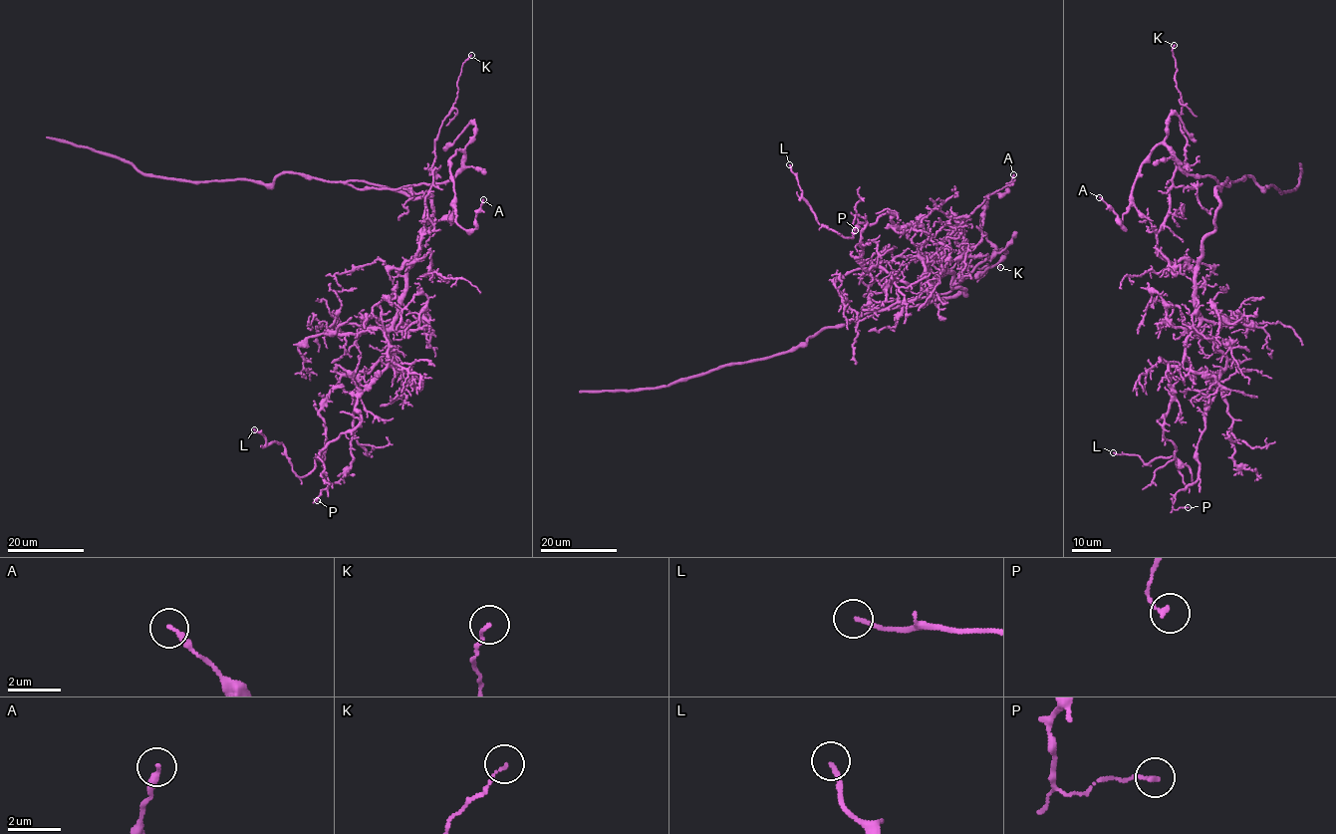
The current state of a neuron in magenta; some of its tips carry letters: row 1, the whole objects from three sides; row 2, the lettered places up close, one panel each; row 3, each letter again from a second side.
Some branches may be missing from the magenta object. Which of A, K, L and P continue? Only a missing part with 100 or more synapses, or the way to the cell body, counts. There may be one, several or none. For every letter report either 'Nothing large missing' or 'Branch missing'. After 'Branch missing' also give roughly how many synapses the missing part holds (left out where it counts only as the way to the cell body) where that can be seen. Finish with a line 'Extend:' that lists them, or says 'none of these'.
A: Nothing large missing
K: Nothing large missing
L: Nothing large missing
P: Nothing large missing
Extend: none of these

